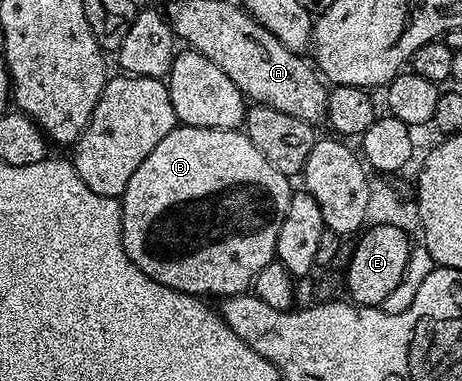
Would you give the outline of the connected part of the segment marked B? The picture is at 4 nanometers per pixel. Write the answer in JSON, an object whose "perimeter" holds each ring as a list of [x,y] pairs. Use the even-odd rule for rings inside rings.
{"perimeter":[[[176,126],[153,146],[153,154],[133,170],[133,178],[129,178],[123,191],[125,254],[153,282],[161,282],[161,286],[200,298],[242,296],[254,285],[257,274],[276,259],[277,234],[285,210],[291,205],[291,184],[253,146],[246,131]]]}

